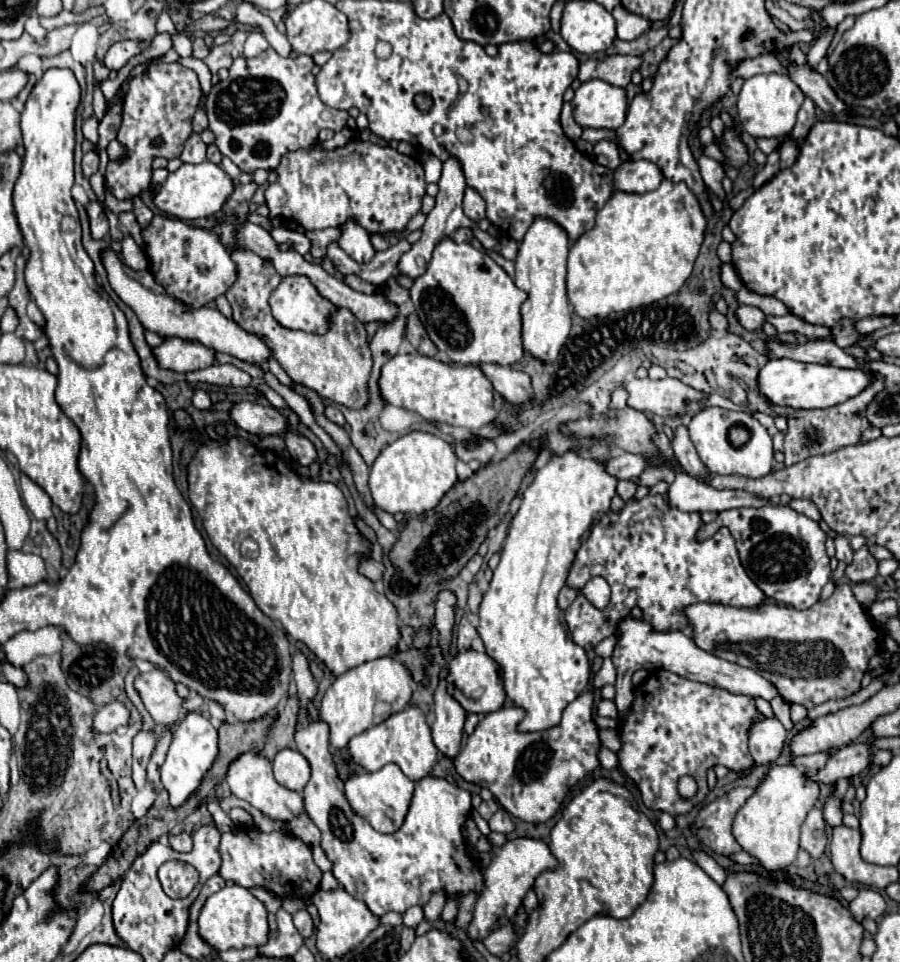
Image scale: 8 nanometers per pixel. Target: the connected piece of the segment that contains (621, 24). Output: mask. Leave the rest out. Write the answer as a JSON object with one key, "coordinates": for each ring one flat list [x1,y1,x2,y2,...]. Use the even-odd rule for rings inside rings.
{"coordinates":[[616,7,614,21,616,21,618,39,624,39,624,41,634,41,640,35,644,35,646,31,650,31,650,27,652,27,652,21,648,21,646,17,640,17,636,13,628,13,628,9,624,9,624,7]]}

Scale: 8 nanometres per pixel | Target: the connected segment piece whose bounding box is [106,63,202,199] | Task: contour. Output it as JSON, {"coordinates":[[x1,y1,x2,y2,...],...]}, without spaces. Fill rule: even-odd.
{"coordinates":[[156,63,156,65,148,67,146,73,138,75,130,81,128,93,124,97,122,127,118,131,118,137,116,137,128,149,128,157,122,163,112,163,110,161,108,169,106,169,106,183,118,199,130,199,132,195,138,195,140,191,150,187,152,161,156,157,172,159,172,157,180,155,180,149,184,149,184,141,194,133,192,131,192,117,198,109,200,97,202,97,202,89,200,89,200,83,198,83,198,75,192,69,188,69,180,63],[156,139,162,139,162,145,154,145]]}

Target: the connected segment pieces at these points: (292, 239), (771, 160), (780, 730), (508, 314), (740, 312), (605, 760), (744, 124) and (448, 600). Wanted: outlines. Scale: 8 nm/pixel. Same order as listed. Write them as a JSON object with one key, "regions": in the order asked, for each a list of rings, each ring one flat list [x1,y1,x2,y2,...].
{"regions":[[[276,227,276,229,270,231,270,235,274,237,274,241,276,241,278,245,284,245,284,243,286,243,288,247,296,249,300,255,308,253,308,249,304,247,304,245,308,243,308,239,306,239,304,235,300,235,298,231,294,231,294,229,288,229,288,227]],[[778,150,772,152,769,156,767,156,767,161,763,167,763,169,756,175,753,180,753,186,755,189,759,189,767,183,780,171,779,165,779,153]],[[764,719,752,725,750,729,750,753,754,757,754,763,760,765,772,765,778,761,784,745,786,745,786,729,778,719]],[[450,237,442,239,432,253,428,269,420,275,412,289,412,303,416,307,416,315,426,327,430,339,438,347,438,351,458,365,480,365,480,363,496,363,496,365,514,365,522,359,522,319,520,305,528,299,528,293,518,289,514,281,506,275,506,271,484,251,474,249,468,241,456,243]],[[740,305,736,309,736,317,738,317,740,325,748,331,760,331,762,325,766,323,766,315,760,309,750,307,750,305]],[[601,746,598,753,598,759,601,767,604,769,614,769,618,765,618,759,616,759,616,753,610,751,610,749]],[[766,73,754,75,744,81,738,93,738,121,742,131,750,133,752,137,786,137,796,121,796,113,802,107,804,93,790,81,788,75,782,73]],[[442,591,436,601,436,629,440,633,440,645,448,651,450,645,450,629,454,625,454,603,456,597,450,591]]]}

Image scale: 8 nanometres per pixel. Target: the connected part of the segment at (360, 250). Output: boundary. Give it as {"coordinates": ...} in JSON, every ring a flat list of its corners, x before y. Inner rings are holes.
{"coordinates":[[348,219,344,225,340,225,340,237,338,237,338,247,348,253,354,261,364,263,374,257,374,247,370,245,370,233,356,225,356,221]]}

